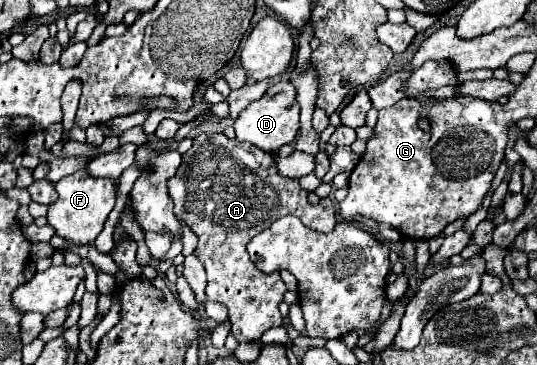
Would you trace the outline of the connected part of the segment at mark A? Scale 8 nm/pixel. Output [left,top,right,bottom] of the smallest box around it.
[168,133,336,343]

